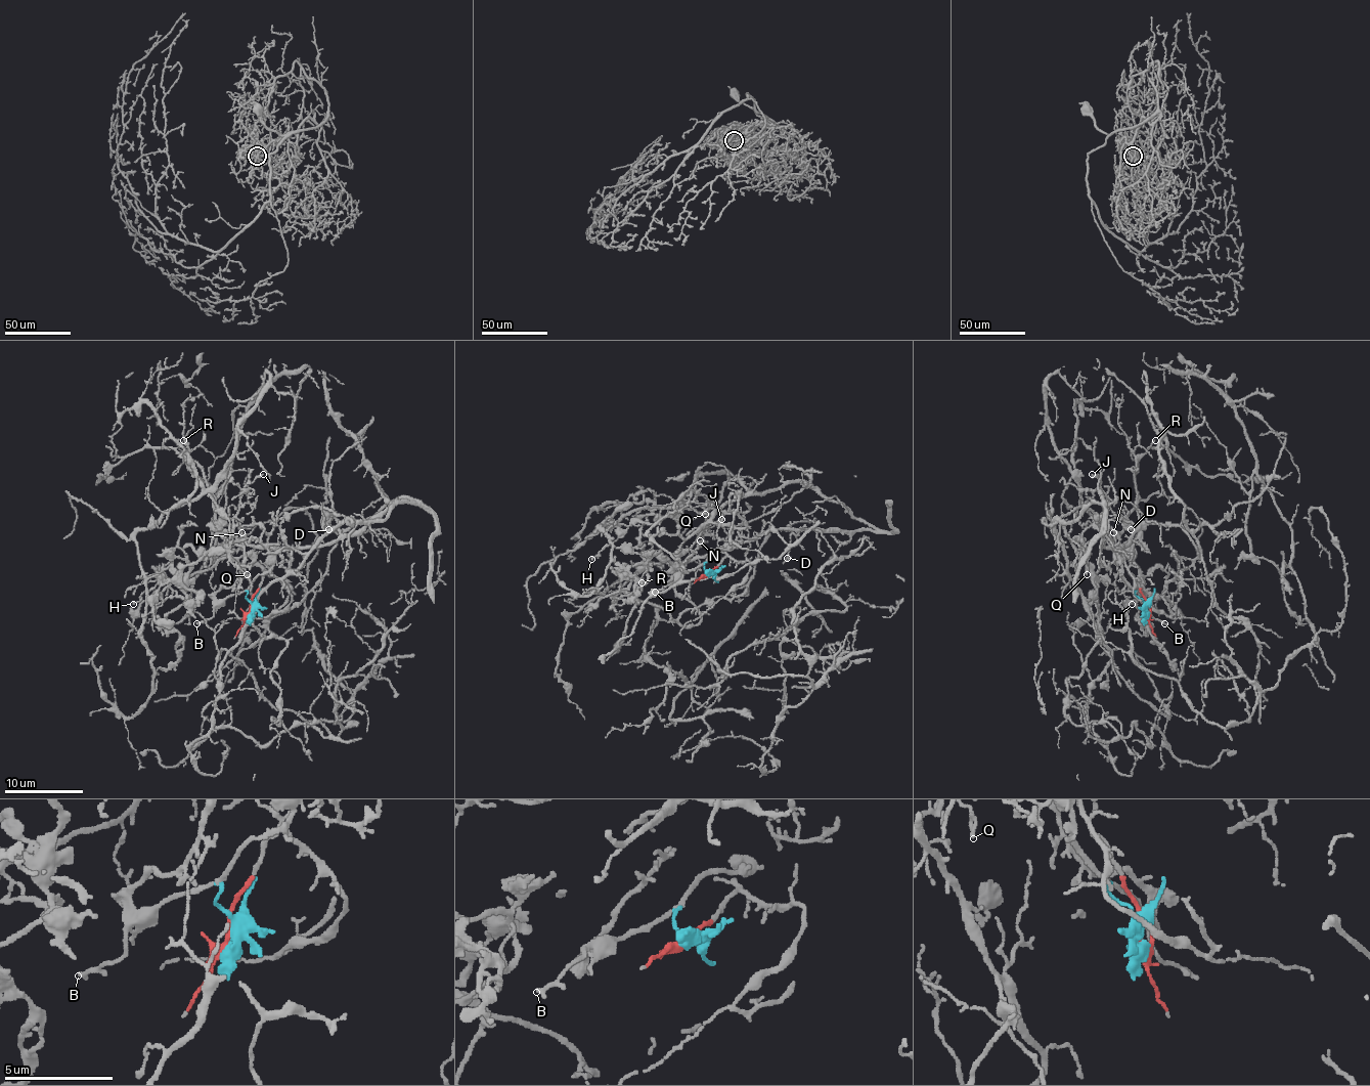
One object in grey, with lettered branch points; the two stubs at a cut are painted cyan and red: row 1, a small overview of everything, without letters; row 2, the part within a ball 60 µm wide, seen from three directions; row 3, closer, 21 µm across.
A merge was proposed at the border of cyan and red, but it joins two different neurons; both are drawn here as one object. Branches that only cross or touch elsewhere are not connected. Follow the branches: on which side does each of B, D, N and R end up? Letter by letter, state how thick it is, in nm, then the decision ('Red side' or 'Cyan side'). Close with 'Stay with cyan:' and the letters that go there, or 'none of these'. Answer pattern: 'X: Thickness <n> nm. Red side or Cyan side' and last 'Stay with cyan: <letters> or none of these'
B: Thickness 150 nm. Cyan side
D: Thickness 80 nm. Red side
N: Thickness 130 nm. Cyan side
R: Thickness 120 nm. Red side
Stay with cyan: B, N

